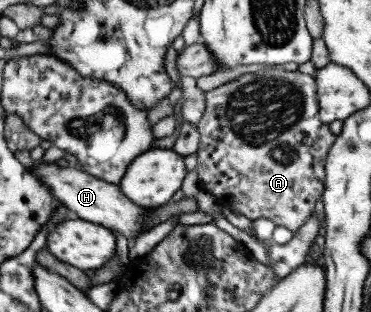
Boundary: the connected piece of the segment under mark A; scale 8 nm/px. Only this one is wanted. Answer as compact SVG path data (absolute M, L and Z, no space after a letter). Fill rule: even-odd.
M266 68L256 70L256 72L245 73L240 77L221 84L209 92L205 92L206 112L197 122L198 132L200 132L200 146L198 147L198 165L195 168L198 172L198 178L203 190L210 192L215 196L218 206L226 210L238 210L246 218L256 220L256 218L265 218L272 220L275 226L286 226L290 232L296 234L308 220L308 216L314 212L316 200L322 196L325 189L326 172L325 160L328 156L330 147L334 144L337 136L330 132L329 124L322 122L318 116L318 102L316 80L310 74L300 71L286 71L278 68Z

